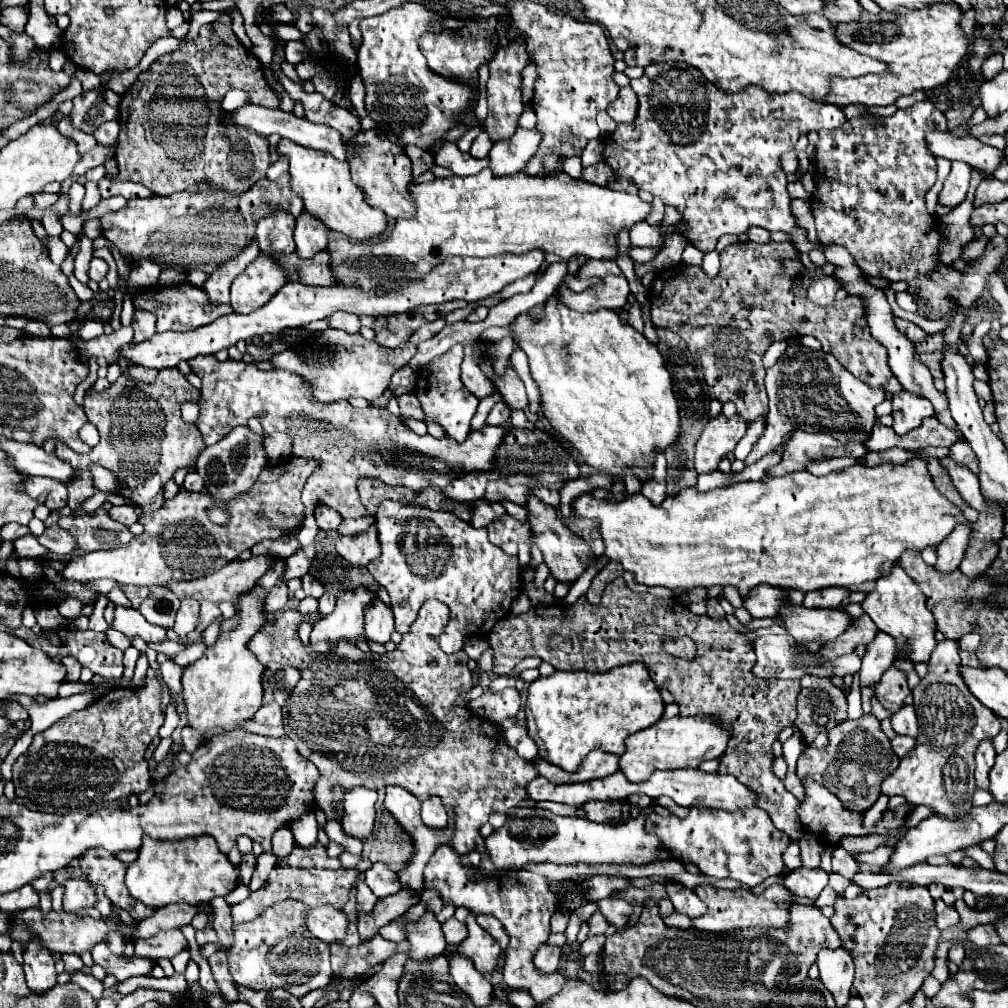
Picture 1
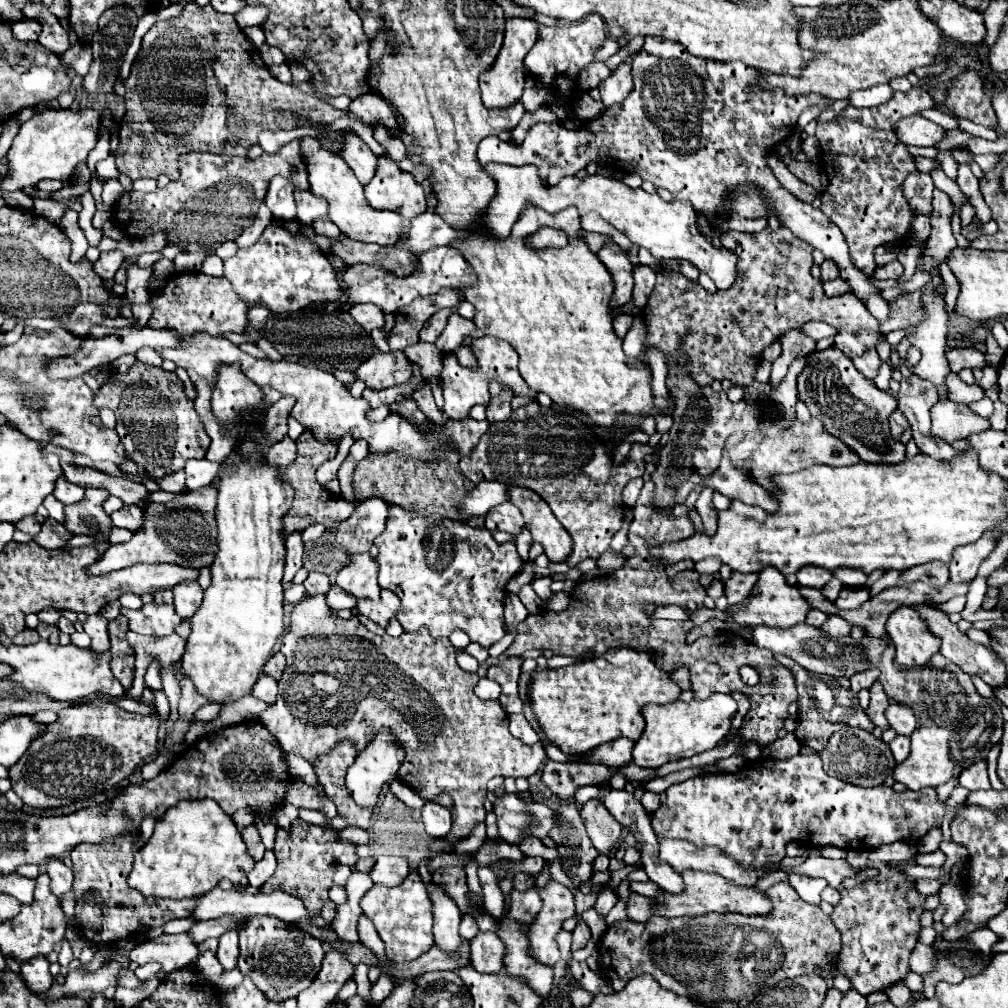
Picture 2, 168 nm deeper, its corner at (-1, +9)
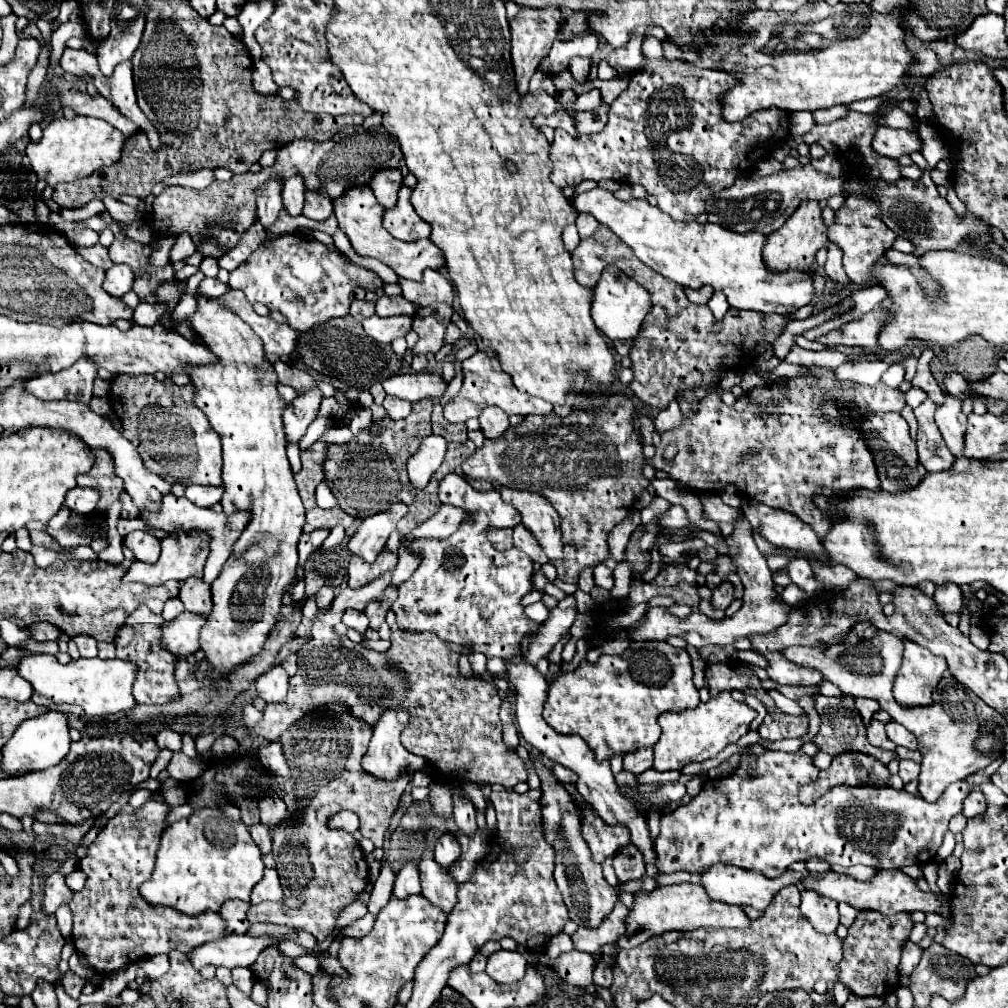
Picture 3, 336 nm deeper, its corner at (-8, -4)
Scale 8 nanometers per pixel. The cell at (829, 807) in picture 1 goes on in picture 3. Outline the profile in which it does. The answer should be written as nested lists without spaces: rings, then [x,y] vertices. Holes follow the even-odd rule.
[[[743,749],[743,751],[741,751],[741,763],[739,763],[739,767],[737,767],[731,775],[727,775],[727,777],[723,777],[723,779],[705,781],[705,783],[703,783],[703,791],[701,791],[697,797],[693,797],[689,805],[681,805],[679,809],[675,809],[675,811],[671,811],[671,813],[665,813],[665,815],[661,817],[661,833],[659,833],[657,841],[655,841],[657,869],[659,869],[659,873],[675,873],[675,871],[703,873],[703,871],[707,871],[711,865],[723,863],[723,865],[735,865],[735,867],[741,867],[741,869],[759,871],[759,873],[765,875],[765,877],[779,877],[779,875],[789,867],[789,863],[793,863],[793,861],[807,861],[807,859],[811,859],[811,857],[819,857],[819,859],[825,859],[825,861],[831,863],[831,865],[837,863],[837,865],[841,865],[841,867],[851,867],[851,865],[861,863],[861,865],[873,867],[873,869],[877,869],[877,871],[881,871],[881,869],[903,869],[903,867],[907,867],[907,865],[927,865],[927,863],[931,863],[931,861],[935,859],[935,855],[937,855],[937,851],[939,851],[939,847],[941,847],[943,835],[945,835],[947,829],[949,829],[947,825],[949,825],[951,817],[955,817],[957,813],[961,813],[963,801],[965,801],[965,797],[971,793],[971,785],[969,785],[969,783],[957,781],[957,783],[951,783],[951,785],[945,789],[945,793],[943,793],[943,797],[941,797],[939,801],[927,803],[927,801],[923,801],[923,797],[919,797],[919,795],[911,795],[911,793],[907,793],[905,789],[899,789],[899,791],[897,791],[897,789],[893,789],[893,787],[887,787],[886,784],[881,786],[873,785],[862,787],[838,785],[825,793],[815,805],[811,805],[811,807],[801,805],[799,799],[797,799],[799,787],[801,787],[801,785],[807,785],[807,783],[811,783],[811,781],[815,781],[817,775],[819,775],[819,769],[813,765],[813,759],[811,759],[809,755],[805,755],[803,751],[797,751],[797,753],[765,751],[763,755],[757,757],[757,755],[753,755],[751,751]]]

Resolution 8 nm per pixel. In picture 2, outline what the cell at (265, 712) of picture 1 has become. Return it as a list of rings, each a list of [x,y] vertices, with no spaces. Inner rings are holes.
[[[262,674],[260,680],[256,682],[256,688],[252,690],[252,696],[258,698],[258,700],[262,700],[262,702],[266,702],[270,706],[270,704],[276,702],[276,694],[278,694],[276,680],[270,678],[270,676],[266,676],[266,674]]]

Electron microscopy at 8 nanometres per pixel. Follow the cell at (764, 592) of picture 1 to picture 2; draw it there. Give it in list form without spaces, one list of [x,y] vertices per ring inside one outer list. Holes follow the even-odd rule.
[[[733,572],[730,580],[724,582],[726,586],[726,598],[730,604],[744,604],[744,600],[750,596],[750,592],[754,590],[758,582],[757,573],[742,574]]]

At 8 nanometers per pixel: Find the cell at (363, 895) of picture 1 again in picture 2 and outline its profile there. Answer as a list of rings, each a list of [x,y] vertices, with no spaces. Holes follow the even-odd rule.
[[[362,914],[357,927],[360,941],[369,947],[382,963],[388,963],[389,960],[385,954],[384,943],[375,931],[371,920]]]

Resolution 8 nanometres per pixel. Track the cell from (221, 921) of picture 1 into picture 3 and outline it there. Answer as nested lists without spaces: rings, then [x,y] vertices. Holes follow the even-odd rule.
[[[235,967],[235,969],[233,969],[233,985],[239,987],[245,995],[251,995],[251,989],[253,989],[253,985],[255,985],[255,975],[251,973],[251,969]]]

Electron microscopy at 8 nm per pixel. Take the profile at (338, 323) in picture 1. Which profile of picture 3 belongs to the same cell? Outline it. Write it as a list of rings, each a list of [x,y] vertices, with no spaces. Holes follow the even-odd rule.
[[[395,315],[395,317],[369,317],[363,321],[363,327],[367,335],[371,335],[375,341],[391,343],[397,337],[405,337],[413,329],[415,315]]]

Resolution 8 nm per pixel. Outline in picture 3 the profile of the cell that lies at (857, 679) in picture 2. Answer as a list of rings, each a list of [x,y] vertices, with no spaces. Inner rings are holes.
[[[859,697],[859,699],[855,699],[855,709],[857,709],[857,713],[861,715],[865,727],[869,727],[871,717],[879,711],[879,703],[873,701],[873,699],[861,699],[861,697]]]

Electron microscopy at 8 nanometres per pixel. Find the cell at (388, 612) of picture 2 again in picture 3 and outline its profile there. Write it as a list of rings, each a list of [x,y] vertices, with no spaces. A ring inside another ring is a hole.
[[[371,601],[371,603],[365,607],[363,613],[369,617],[369,627],[377,631],[379,625],[385,621],[385,613],[387,613],[387,609],[383,607],[381,601]]]

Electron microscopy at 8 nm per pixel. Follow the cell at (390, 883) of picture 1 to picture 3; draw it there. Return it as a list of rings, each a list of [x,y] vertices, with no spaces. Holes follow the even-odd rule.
[[[405,863],[403,869],[397,873],[393,895],[399,899],[405,899],[409,895],[421,893],[421,879],[419,879],[419,867],[415,863]]]

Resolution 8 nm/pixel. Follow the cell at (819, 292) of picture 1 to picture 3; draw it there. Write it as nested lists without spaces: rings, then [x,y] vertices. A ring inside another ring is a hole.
[[[829,243],[827,245],[827,263],[823,267],[825,275],[835,281],[837,285],[851,285],[849,277],[843,273],[843,263],[841,263],[841,257],[843,257],[843,251],[835,245],[835,243]]]

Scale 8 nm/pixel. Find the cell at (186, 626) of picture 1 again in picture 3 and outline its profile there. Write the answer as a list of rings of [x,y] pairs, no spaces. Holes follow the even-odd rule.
[[[189,577],[181,583],[179,599],[183,601],[185,609],[191,613],[207,615],[211,611],[211,587],[203,579]]]

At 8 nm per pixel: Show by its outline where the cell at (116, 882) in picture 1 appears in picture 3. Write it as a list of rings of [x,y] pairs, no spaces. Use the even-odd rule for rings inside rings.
[[[153,799],[143,807],[125,805],[79,861],[79,869],[87,875],[87,881],[79,893],[73,893],[69,903],[73,911],[71,941],[77,953],[81,953],[99,975],[115,973],[123,965],[149,955],[169,955],[171,949],[189,955],[195,947],[223,939],[227,933],[227,923],[217,913],[185,915],[163,905],[149,905],[139,893],[139,885],[151,875],[155,865],[159,837],[167,827],[169,811],[169,805]]]

